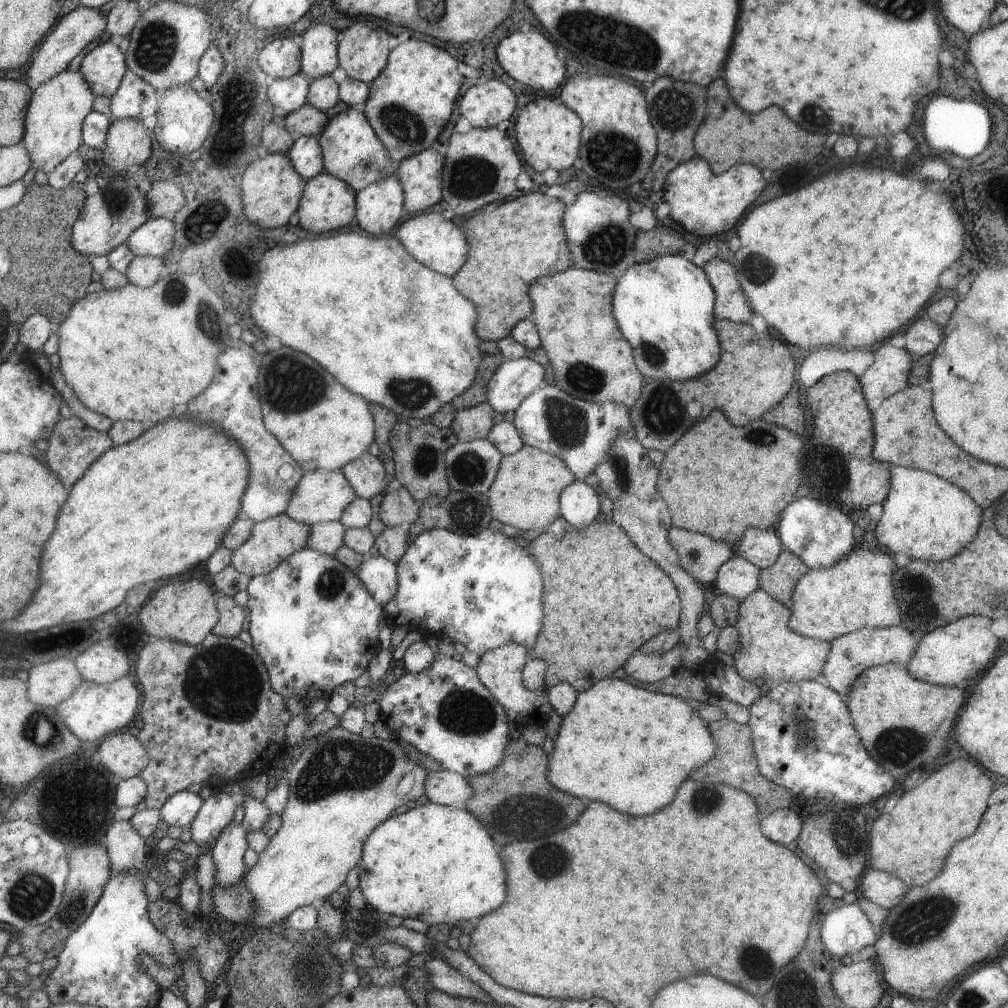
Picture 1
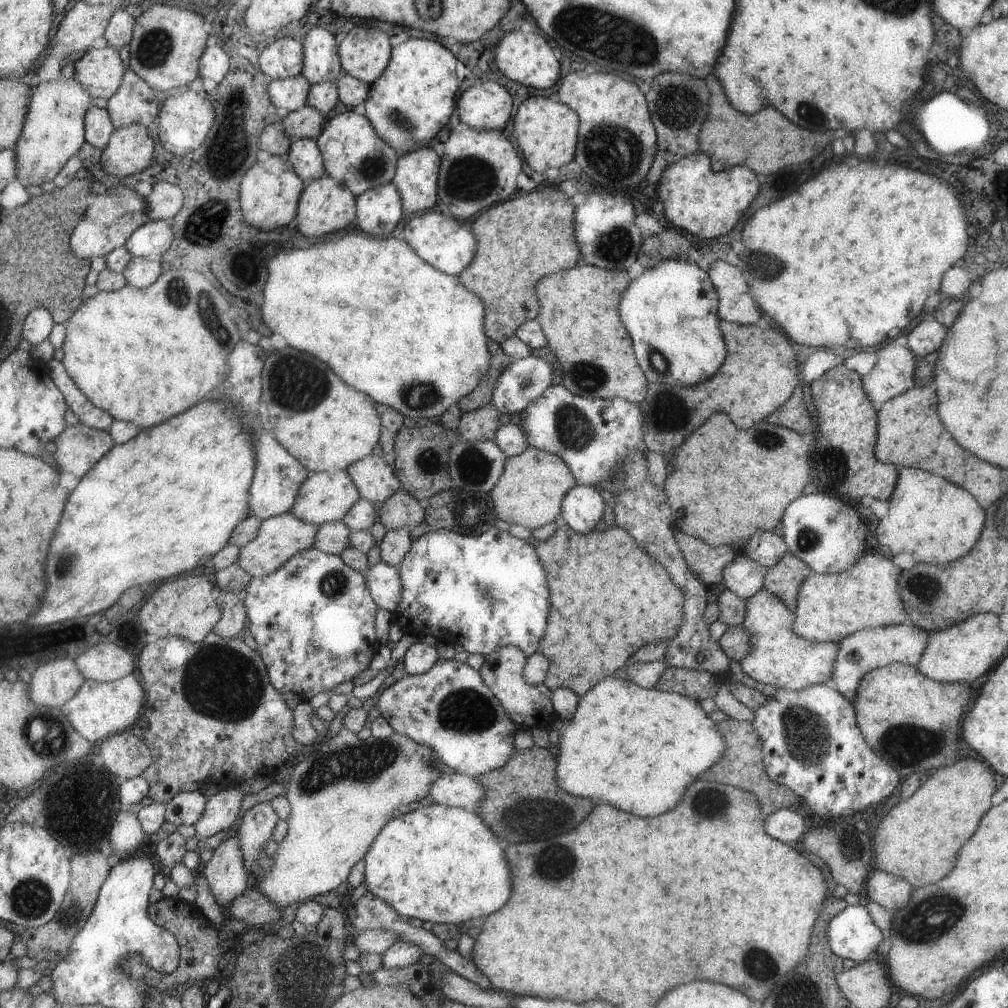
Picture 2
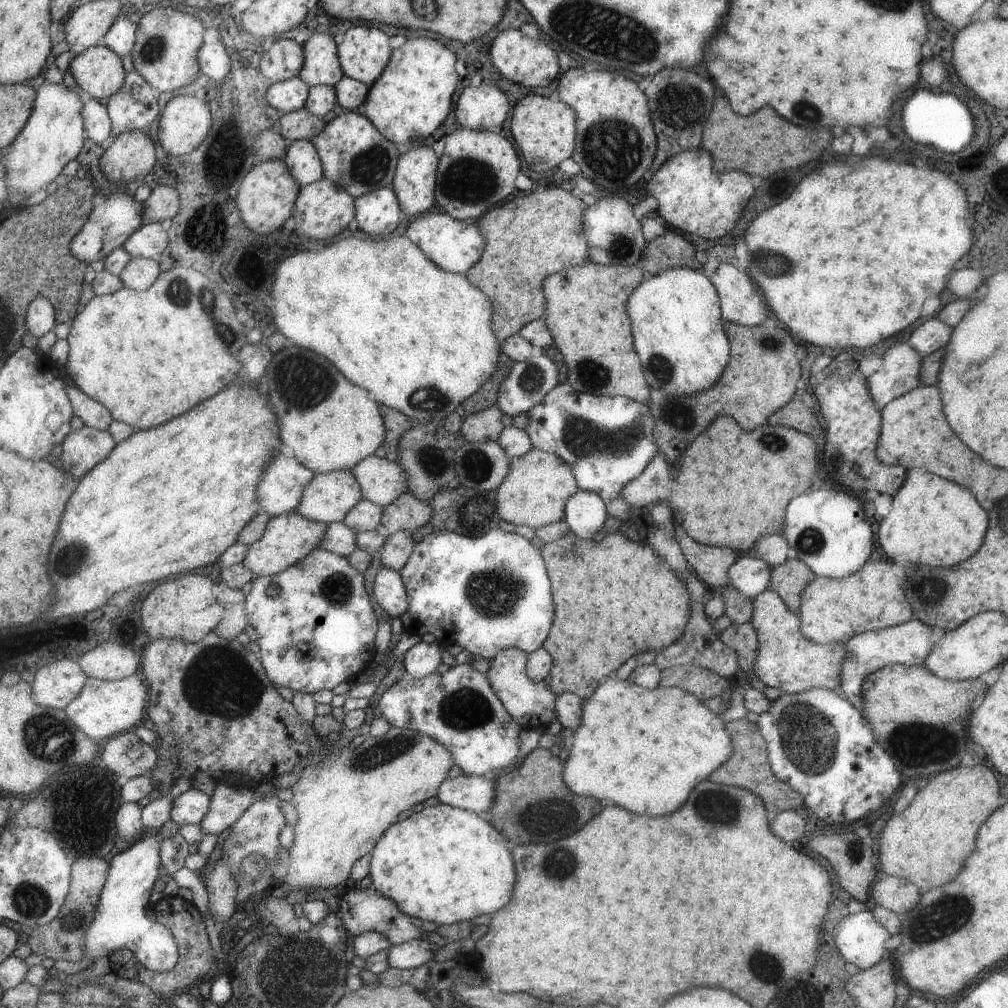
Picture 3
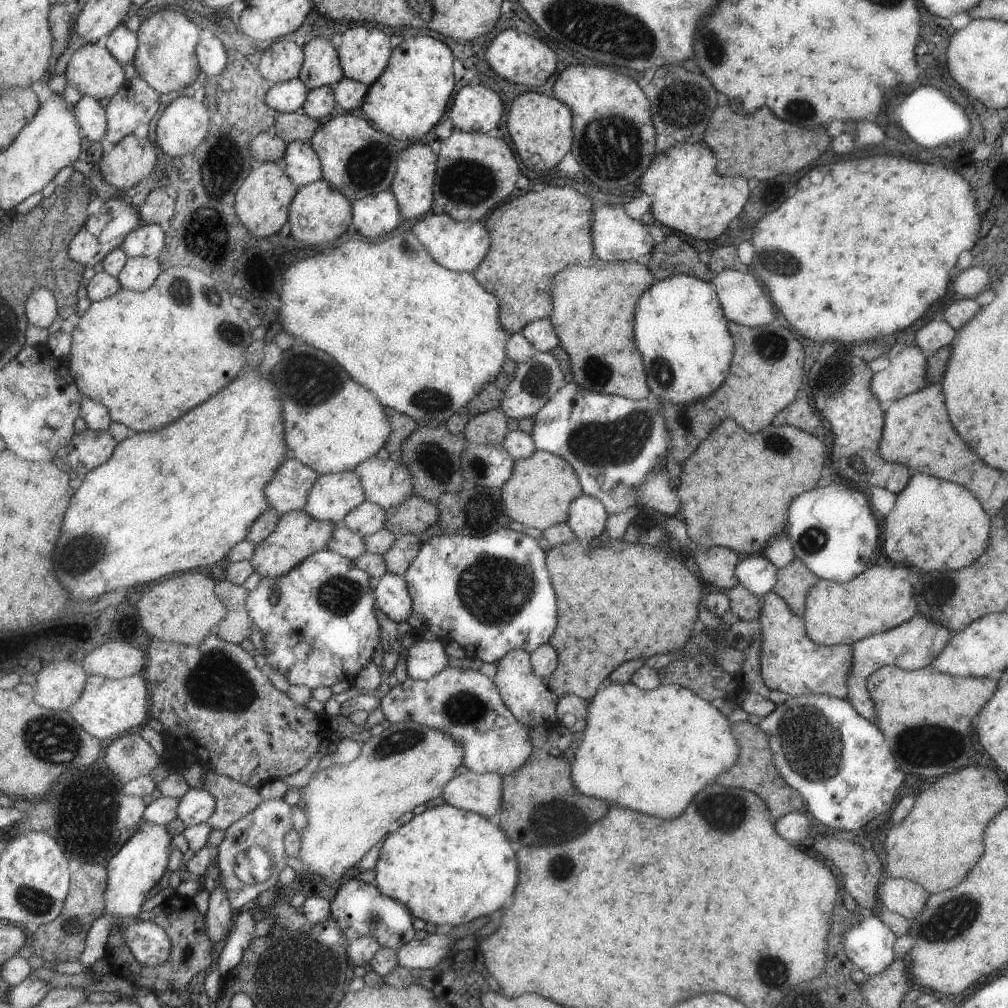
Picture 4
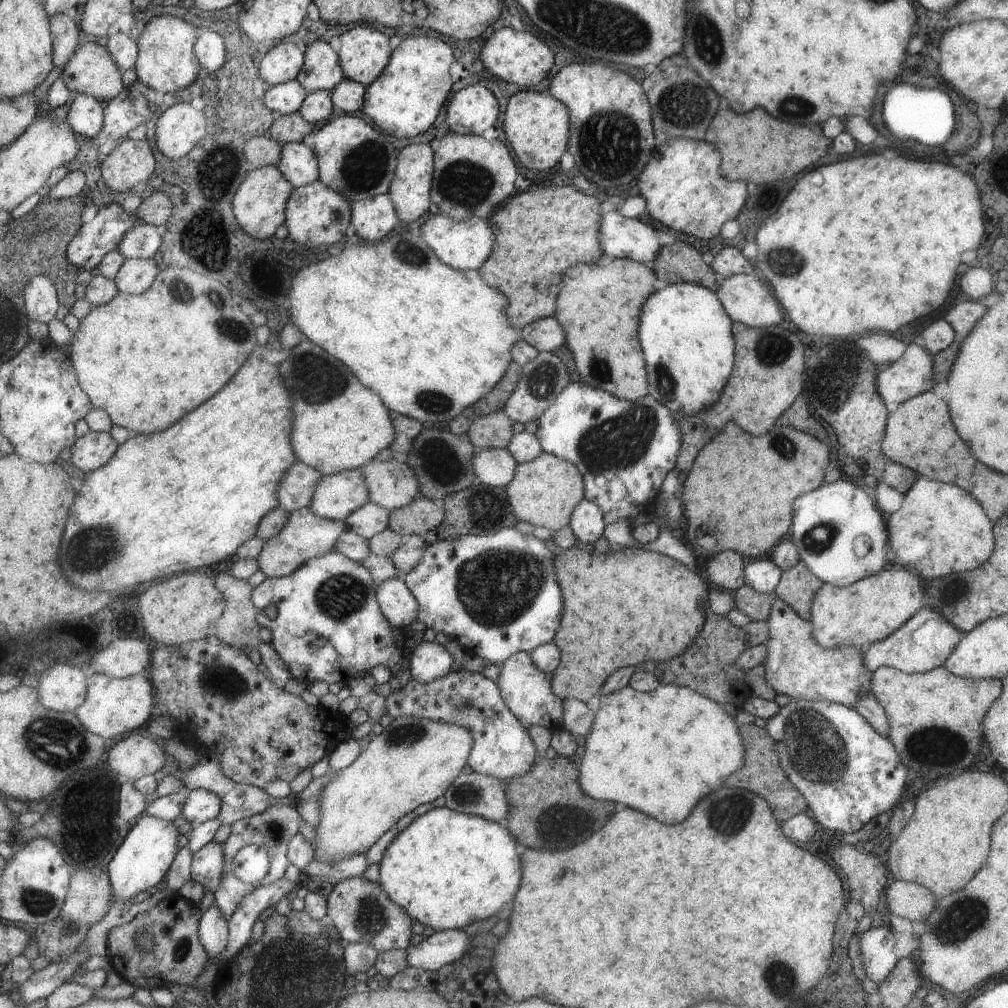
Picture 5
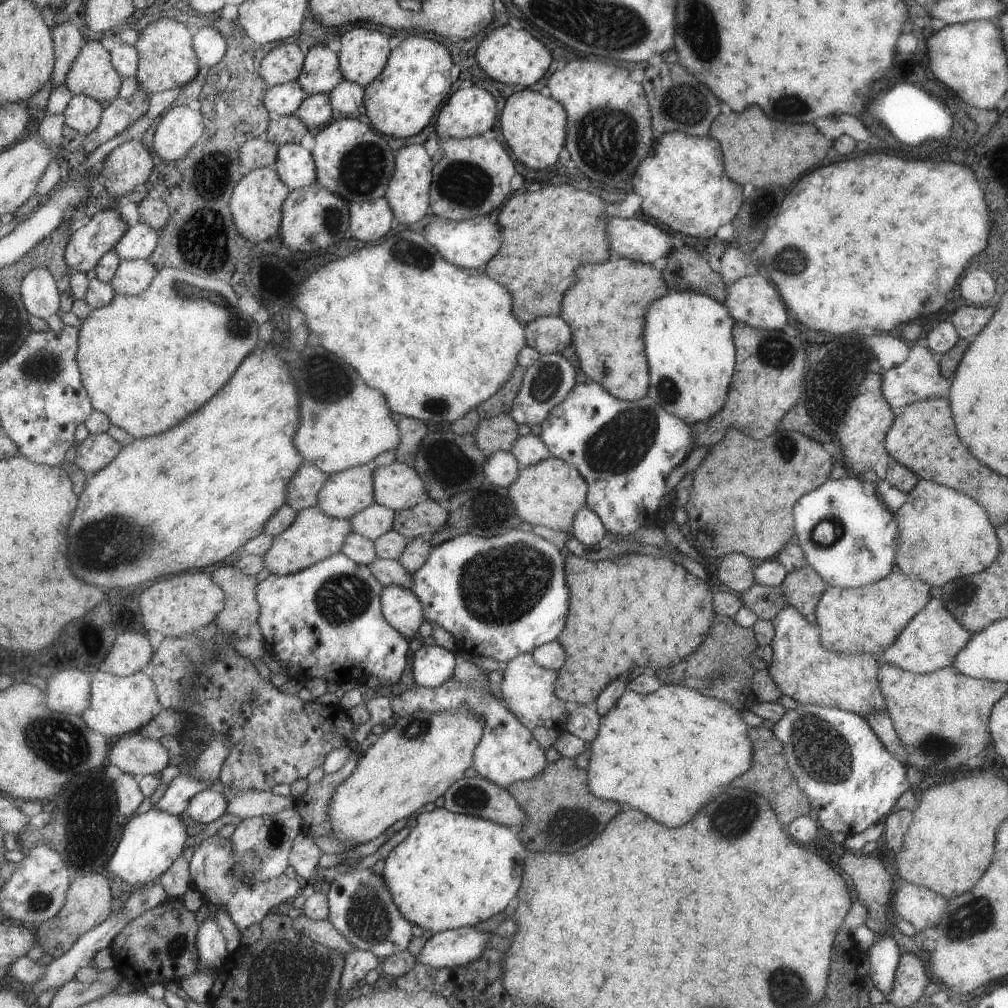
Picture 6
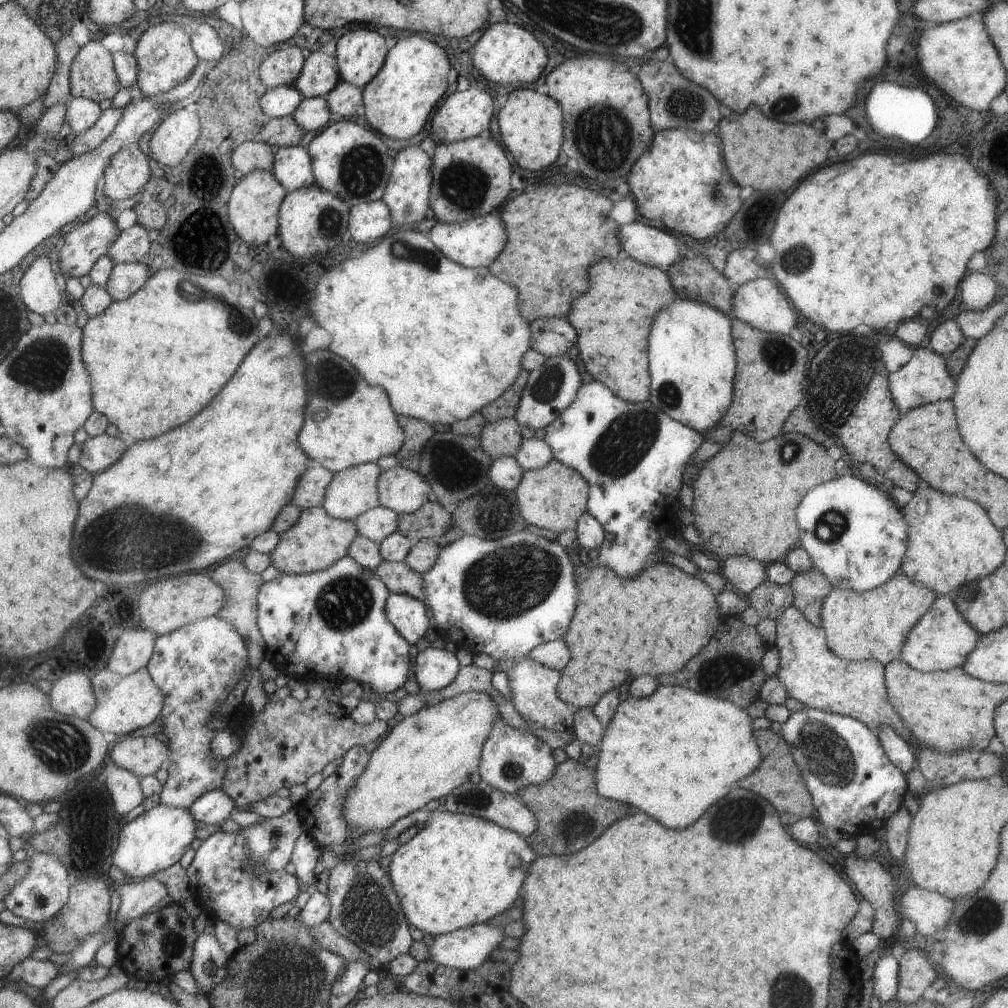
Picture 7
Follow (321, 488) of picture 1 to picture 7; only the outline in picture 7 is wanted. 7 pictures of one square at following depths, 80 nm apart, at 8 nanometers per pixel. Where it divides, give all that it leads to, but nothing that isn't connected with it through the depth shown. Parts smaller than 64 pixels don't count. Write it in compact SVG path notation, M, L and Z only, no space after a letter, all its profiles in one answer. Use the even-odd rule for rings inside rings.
M365 463L334 473L334 480L330 482L326 500L322 506L327 509L332 517L355 521L356 518L361 517L368 510L381 506L378 482L383 471L379 468L379 464Z

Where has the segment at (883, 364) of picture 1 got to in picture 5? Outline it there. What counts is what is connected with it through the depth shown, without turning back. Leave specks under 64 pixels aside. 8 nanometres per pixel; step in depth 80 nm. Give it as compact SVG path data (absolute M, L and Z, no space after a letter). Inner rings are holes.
M918 342L906 346L903 354L876 376L876 389L888 406L899 406L903 401L926 393L935 386L934 359L930 351Z

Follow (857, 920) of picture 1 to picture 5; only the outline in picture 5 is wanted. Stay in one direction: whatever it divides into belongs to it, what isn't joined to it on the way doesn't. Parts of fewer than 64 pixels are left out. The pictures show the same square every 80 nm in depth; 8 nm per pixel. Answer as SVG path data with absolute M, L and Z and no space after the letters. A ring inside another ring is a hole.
M874 925L857 935L864 972L877 985L885 980L897 962L893 954L894 935L889 927Z

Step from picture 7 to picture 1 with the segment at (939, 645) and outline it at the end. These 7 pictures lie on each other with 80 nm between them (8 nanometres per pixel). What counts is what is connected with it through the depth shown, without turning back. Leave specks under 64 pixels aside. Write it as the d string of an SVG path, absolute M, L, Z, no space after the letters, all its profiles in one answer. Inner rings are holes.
M899 625L880 629L863 627L862 629L842 634L841 637L834 638L829 643L830 652L824 663L819 680L827 687L836 690L840 695L846 695L850 692L853 682L855 682L862 670L873 665L885 663L905 665L914 656L919 646L917 638L913 636L911 631Z

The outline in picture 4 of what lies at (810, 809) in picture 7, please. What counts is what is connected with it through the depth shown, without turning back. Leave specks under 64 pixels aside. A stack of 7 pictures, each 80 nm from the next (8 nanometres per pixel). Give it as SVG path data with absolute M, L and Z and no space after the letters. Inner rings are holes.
M749 721L734 722L734 724L731 723L731 726L734 738L738 743L738 758L735 764L717 776L714 782L725 787L739 787L759 795L759 798L767 802L768 808L772 810L771 818L775 820L784 814L801 810L801 806L803 806L801 796L797 796L797 791L793 790L791 785L787 788L787 782L779 776L775 768L767 735L758 725L751 724ZM787 794L789 794L789 798L787 798Z

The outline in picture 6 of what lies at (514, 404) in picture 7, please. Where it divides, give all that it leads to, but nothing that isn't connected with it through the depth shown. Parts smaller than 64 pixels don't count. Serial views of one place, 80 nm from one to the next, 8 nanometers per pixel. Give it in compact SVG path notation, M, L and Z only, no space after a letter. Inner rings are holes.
M518 364L515 365L514 372L511 373L507 382L499 388L498 392L493 393L486 401L483 401L481 405L476 406L475 410L477 414L479 414L481 421L510 411L514 398L521 388L522 376L525 372L526 370L522 366Z

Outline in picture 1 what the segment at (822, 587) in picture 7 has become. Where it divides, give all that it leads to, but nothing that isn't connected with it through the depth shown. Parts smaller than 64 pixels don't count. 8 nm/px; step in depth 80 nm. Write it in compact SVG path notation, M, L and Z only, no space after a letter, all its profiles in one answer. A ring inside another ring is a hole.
M782 550L771 566L760 569L758 587L773 596L784 607L790 608L793 587L808 569L798 556Z

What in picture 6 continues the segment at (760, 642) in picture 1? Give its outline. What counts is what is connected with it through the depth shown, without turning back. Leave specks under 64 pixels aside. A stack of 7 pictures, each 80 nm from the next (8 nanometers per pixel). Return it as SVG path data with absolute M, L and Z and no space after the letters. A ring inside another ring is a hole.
M791 605L782 606L771 622L774 628L769 643L772 659L767 672L781 694L786 694L802 705L835 707L863 718L873 713L886 714L886 701L878 686L880 665L874 656L869 653L846 655L827 650L822 645L819 627L808 623L802 613Z

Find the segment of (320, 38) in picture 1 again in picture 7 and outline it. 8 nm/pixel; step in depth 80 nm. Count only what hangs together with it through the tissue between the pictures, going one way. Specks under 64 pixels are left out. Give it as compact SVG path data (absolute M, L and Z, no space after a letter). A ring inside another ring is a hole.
M317 50L307 53L306 64L295 85L303 93L304 98L308 99L324 97L340 80L338 58Z

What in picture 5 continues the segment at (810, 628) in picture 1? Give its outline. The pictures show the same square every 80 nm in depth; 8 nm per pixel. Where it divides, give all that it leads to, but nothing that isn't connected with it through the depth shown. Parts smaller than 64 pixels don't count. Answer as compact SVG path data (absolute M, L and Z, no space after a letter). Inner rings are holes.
M899 567L863 577L846 587L822 583L810 602L809 622L815 642L827 649L853 647L862 650L883 641L922 608L922 582L923 578L915 572Z

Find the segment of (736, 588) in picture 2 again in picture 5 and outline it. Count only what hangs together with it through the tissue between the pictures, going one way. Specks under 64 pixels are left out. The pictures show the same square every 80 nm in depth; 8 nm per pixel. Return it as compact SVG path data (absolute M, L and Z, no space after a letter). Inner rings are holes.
M768 557L749 559L744 569L747 584L760 593L771 593L779 582L780 568Z

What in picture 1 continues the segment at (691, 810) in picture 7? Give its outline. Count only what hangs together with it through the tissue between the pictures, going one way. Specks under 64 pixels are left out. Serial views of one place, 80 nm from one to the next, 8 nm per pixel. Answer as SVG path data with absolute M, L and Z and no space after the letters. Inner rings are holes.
M601 678L595 686L578 693L569 714L561 718L552 741L547 770L549 782L577 798L607 802L625 814L655 814L665 808L673 800L677 786L716 753L715 738L708 724L681 697L639 690L615 678Z

